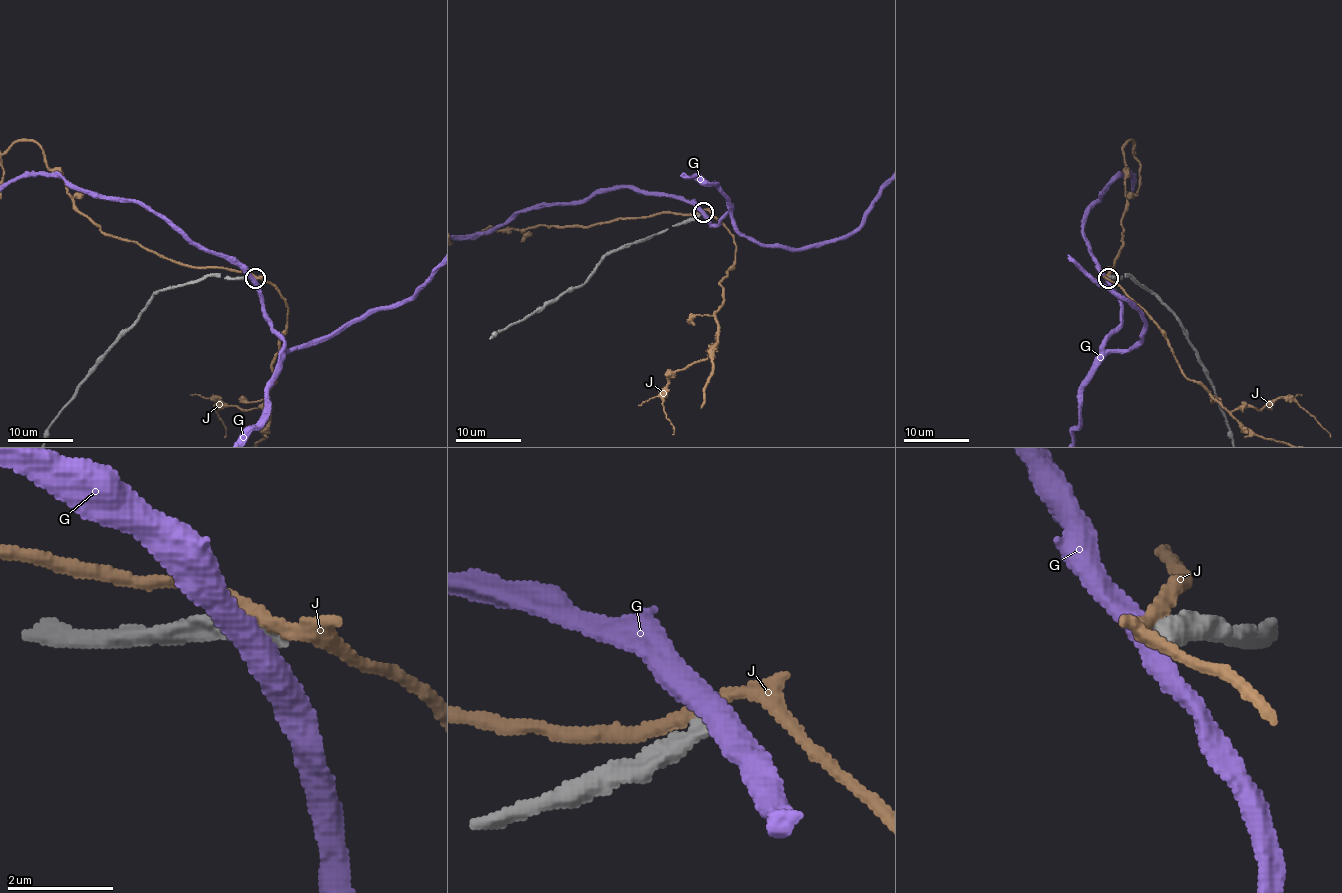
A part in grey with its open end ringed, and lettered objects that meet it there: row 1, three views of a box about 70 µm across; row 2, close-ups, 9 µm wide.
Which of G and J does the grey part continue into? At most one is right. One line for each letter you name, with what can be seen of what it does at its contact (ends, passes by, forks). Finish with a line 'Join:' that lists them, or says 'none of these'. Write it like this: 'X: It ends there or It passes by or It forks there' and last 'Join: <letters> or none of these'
Join: none of these

